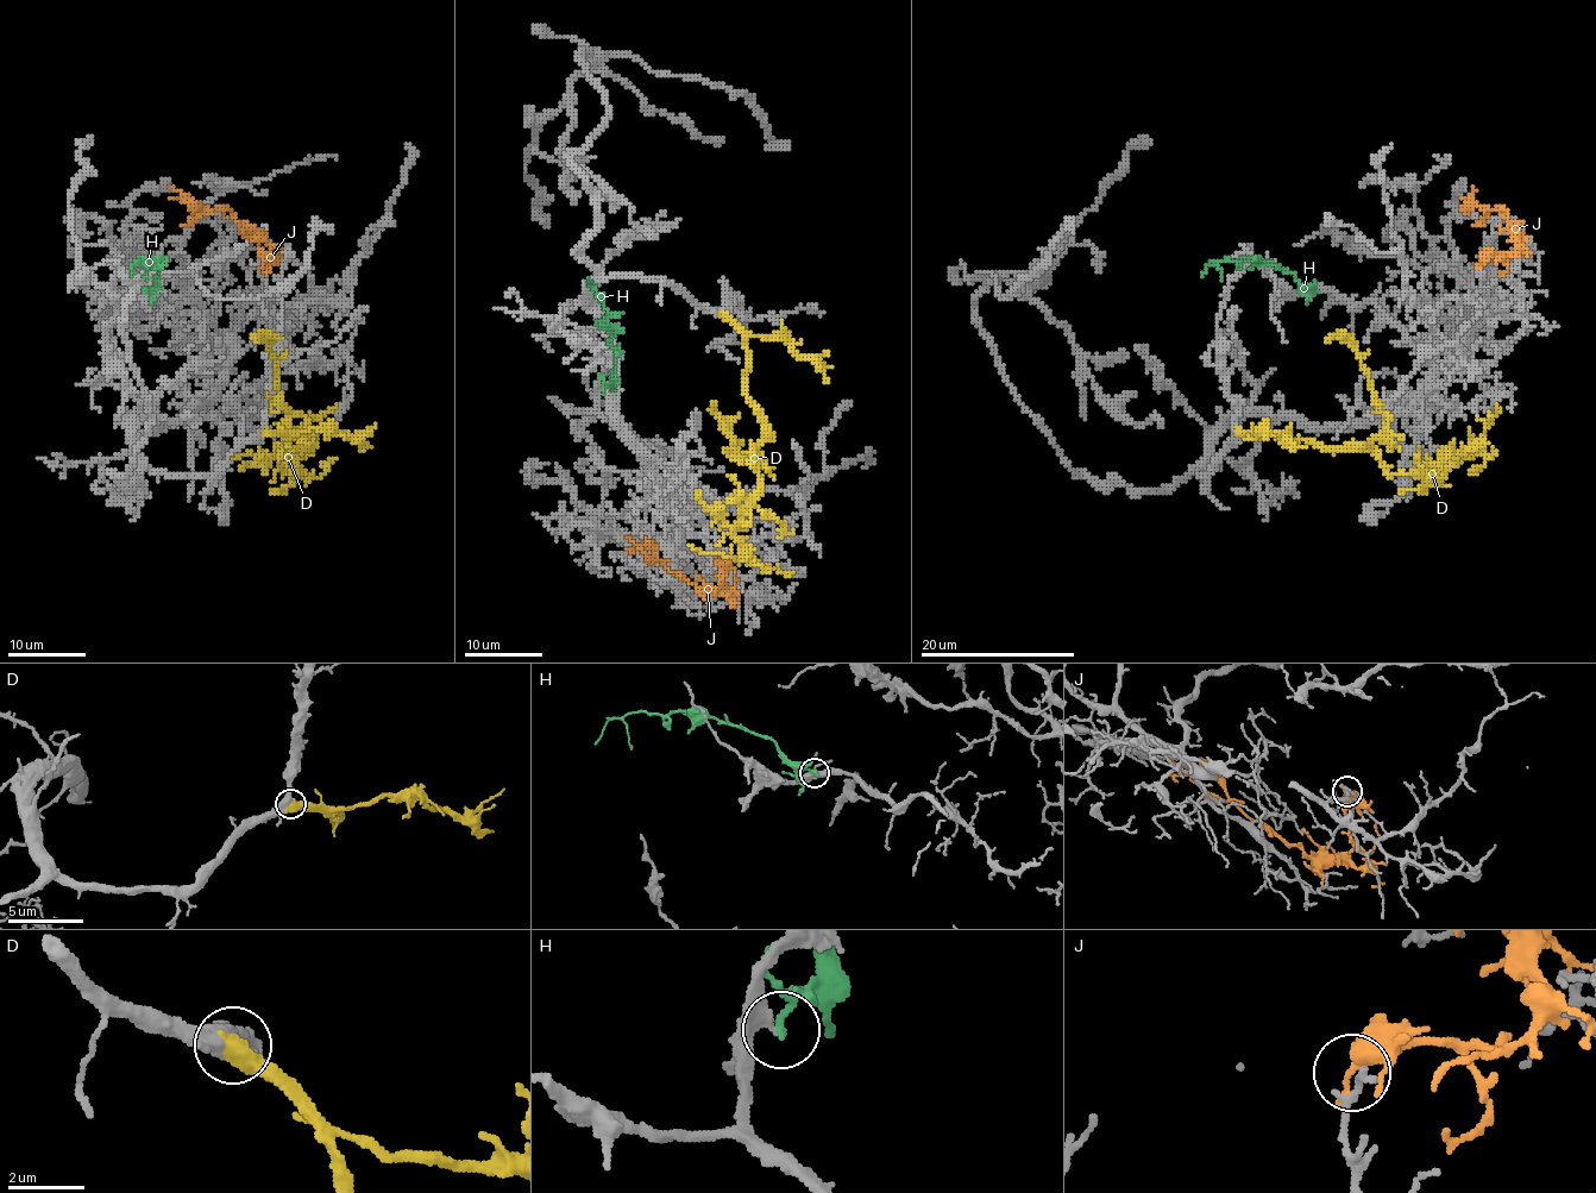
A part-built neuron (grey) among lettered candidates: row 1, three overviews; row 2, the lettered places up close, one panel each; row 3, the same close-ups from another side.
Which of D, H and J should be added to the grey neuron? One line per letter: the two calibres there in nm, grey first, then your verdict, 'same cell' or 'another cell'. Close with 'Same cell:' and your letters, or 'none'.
D: 400/600 nm | same cell
H: 280/200 nm | another cell
J: 200/550 nm | another cell
Same cell: D

